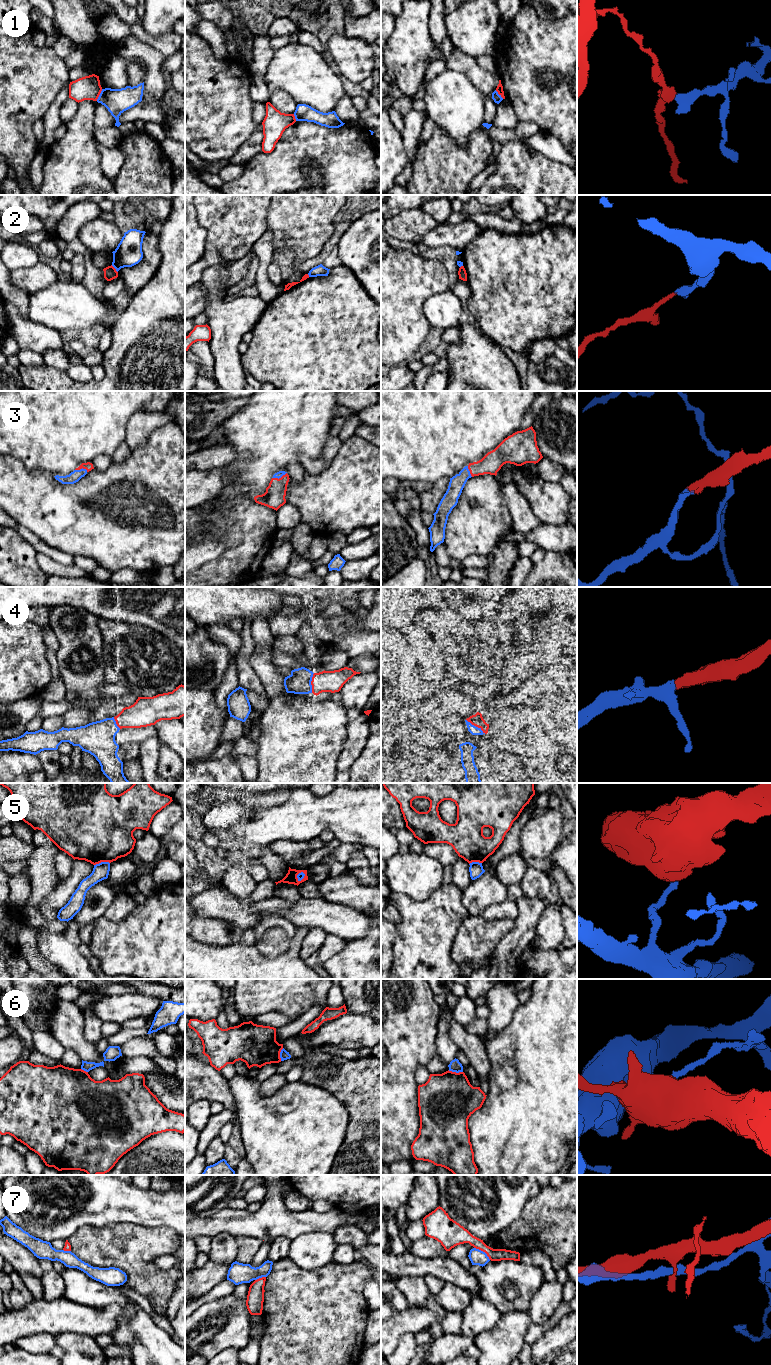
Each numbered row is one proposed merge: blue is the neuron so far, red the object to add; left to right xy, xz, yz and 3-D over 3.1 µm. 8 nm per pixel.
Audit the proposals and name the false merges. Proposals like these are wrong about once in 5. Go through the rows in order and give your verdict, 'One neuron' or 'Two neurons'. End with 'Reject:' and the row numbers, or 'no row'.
1: Two neurons
2: Two neurons
3: One neuron
4: One neuron
5: Two neurons
6: One neuron
7: Two neurons
Reject: 1, 2, 5, 7

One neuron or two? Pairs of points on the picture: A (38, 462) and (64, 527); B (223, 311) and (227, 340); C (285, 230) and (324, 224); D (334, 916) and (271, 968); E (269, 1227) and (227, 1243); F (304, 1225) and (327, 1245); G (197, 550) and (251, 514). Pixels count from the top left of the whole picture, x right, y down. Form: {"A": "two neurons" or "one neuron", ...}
{"A": "two neurons", "B": "one neuron", "C": "one neuron", "D": "two neurons", "E": "two neurons", "F": "two neurons", "G": "two neurons"}

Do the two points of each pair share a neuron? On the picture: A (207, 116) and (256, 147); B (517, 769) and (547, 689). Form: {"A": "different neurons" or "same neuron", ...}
{"A": "different neurons", "B": "different neurons"}

